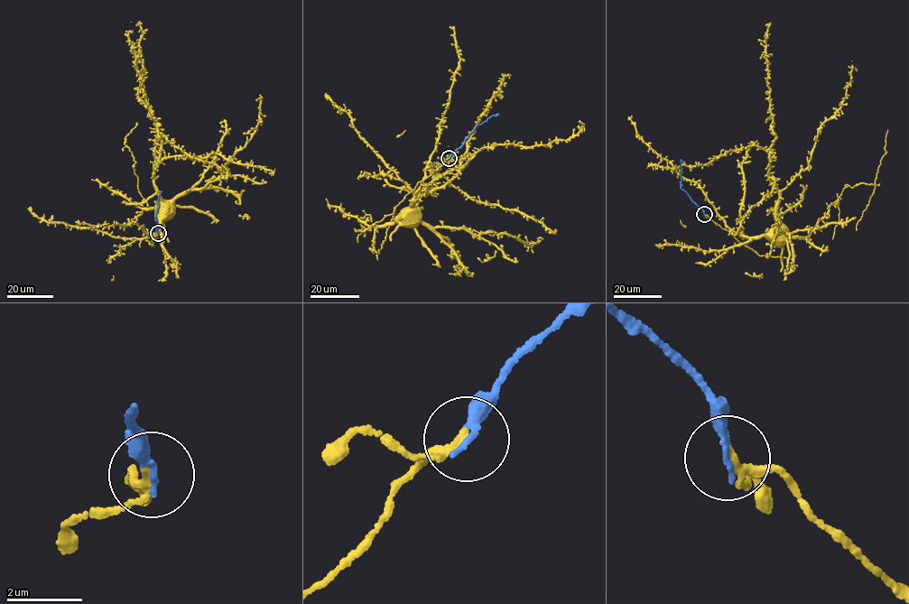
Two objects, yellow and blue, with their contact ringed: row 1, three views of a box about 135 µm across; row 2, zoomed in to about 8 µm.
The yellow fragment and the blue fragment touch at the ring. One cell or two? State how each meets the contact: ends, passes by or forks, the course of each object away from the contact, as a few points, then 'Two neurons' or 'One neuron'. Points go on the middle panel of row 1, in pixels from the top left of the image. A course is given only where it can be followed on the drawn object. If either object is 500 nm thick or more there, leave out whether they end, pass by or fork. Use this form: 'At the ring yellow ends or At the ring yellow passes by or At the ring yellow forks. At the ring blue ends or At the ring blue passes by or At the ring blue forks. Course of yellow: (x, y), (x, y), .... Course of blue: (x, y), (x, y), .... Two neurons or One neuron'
At the ring yellow passes by. At the ring blue ends. Course of yellow: (449, 158), (422, 181), (415, 192), (413, 213). Course of blue: (449, 158), (478, 124), (499, 114). One neuron

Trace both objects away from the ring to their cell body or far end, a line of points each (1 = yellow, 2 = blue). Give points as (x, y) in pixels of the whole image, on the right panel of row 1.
1: (704, 214), (720, 227), (751, 238), (780, 228)
2: (704, 214), (681, 188), (680, 160)

